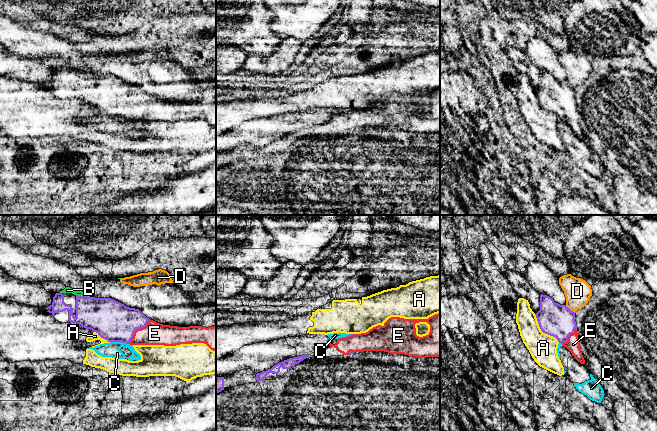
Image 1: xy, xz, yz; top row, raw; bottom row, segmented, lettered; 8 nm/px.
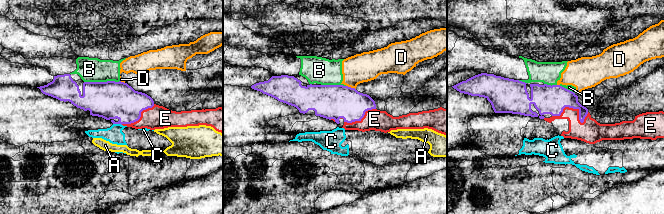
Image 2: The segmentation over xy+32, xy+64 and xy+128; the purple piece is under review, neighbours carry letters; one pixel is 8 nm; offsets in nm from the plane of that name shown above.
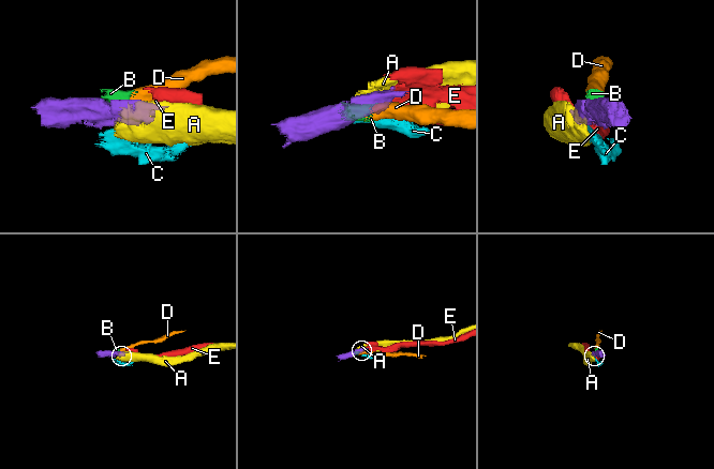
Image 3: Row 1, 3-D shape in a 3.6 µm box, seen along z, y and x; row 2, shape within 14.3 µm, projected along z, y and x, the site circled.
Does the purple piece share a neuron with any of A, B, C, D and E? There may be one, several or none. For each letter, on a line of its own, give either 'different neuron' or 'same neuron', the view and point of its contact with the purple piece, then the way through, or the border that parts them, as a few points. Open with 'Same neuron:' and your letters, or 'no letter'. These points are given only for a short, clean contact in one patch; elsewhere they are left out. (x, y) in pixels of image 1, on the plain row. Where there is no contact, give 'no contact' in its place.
Same neuron: E
A: different neuron; meets purple in yz at (542, 107)
B: different neuron; meets purple in xy at (83, 72); border along xy (76, 71), (86, 71), (89, 73)
C: different neuron; meets purple in xy at (119, 117); border along xy (110, 118), (125, 118), (128, 120)
D: different neuron; meets purple in yz at (569, 85)
E: same neuron; meets purple in xy at (137, 104)

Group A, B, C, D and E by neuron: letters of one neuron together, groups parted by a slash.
A / B D / C / E

